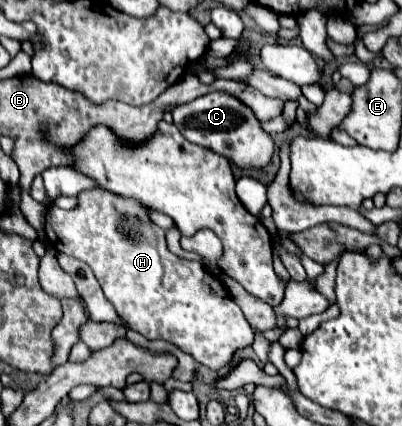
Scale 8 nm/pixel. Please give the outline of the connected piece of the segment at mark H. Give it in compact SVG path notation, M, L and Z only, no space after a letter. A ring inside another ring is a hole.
M100 187L82 191L78 195L78 205L74 209L70 211L58 207L48 209L44 231L48 241L54 243L56 251L74 255L76 259L90 265L106 299L114 305L116 313L126 321L128 329L142 333L146 339L170 341L178 345L182 351L194 355L196 361L204 363L210 369L220 369L232 359L232 355L238 349L252 345L254 329L246 321L240 307L232 303L224 285L216 281L216 277L208 273L202 263L186 261L170 253L166 247L164 229L160 229L158 237L156 225L150 221L148 215L148 207L144 207L138 199L122 197Z

